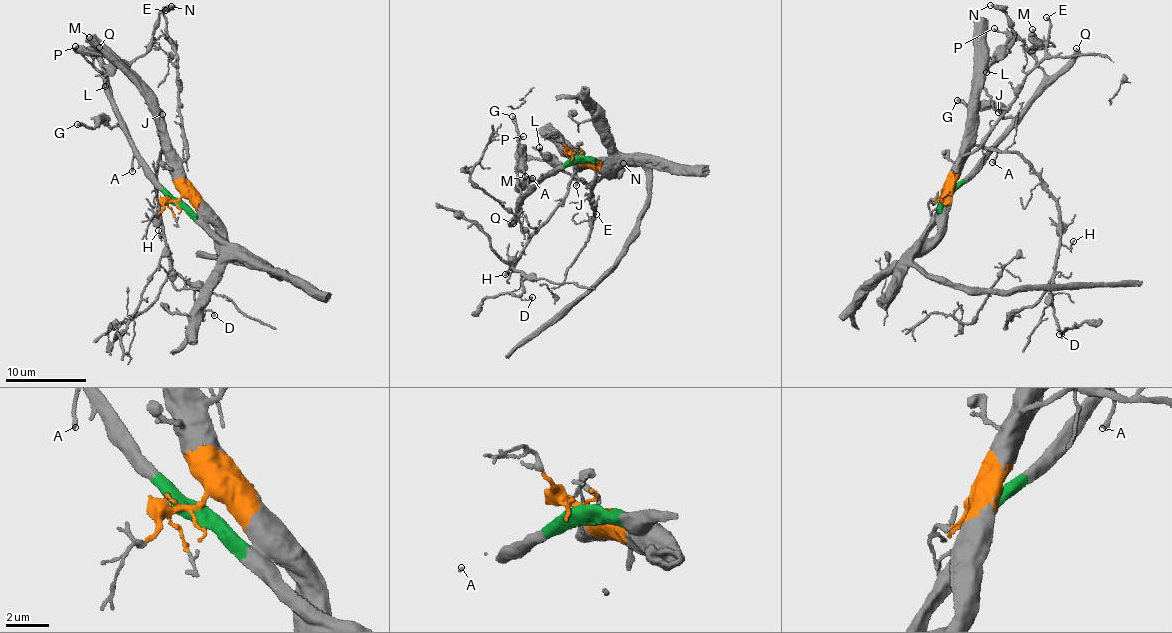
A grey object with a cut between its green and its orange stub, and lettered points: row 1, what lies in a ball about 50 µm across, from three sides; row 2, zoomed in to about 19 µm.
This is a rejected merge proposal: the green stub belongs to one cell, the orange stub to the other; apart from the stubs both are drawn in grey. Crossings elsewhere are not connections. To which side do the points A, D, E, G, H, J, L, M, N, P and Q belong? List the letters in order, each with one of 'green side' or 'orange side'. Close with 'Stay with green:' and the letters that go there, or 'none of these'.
A: green side
D: orange side
E: orange side
G: green side
H: orange side
J: orange side
L: green side
M: green side
N: green side
P: green side
Q: green side
Stay with green: A, G, L, M, N, P, Q

